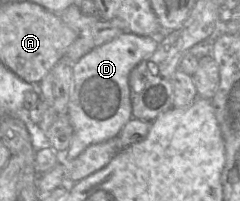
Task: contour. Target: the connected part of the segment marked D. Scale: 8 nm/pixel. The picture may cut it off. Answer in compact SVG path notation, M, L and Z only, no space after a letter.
M123 32L113 40L95 47L73 64L68 115L74 132L67 150L68 159L75 159L90 145L118 136L133 118L130 73L141 61L149 58L157 47L158 40L155 37Z

